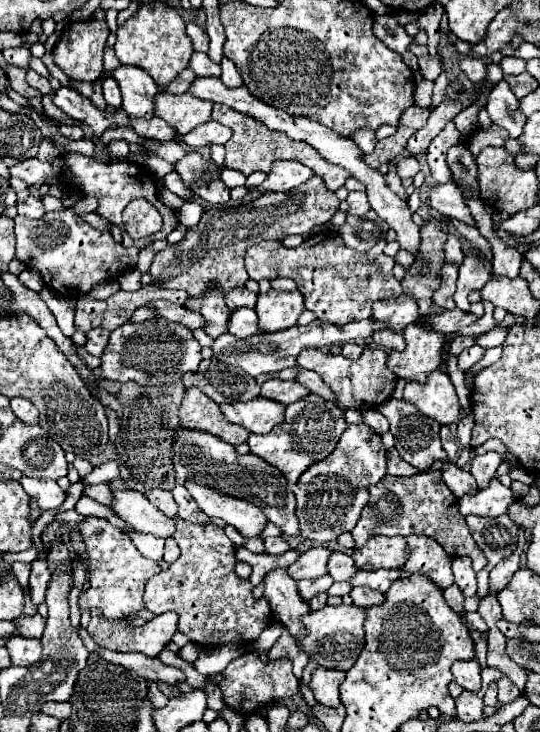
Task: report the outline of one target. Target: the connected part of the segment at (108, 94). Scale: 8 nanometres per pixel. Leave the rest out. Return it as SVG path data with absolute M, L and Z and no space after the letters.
M105 76L103 78L103 96L105 96L105 102L113 108L121 108L121 92L117 88L117 82L113 76Z

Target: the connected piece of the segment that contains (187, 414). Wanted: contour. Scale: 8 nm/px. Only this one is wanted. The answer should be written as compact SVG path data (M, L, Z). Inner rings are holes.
M187 388L185 390L183 404L179 406L179 420L181 420L181 426L211 432L233 446L243 444L249 438L249 430L241 428L237 424L231 424L221 414L219 404L215 404L199 388Z

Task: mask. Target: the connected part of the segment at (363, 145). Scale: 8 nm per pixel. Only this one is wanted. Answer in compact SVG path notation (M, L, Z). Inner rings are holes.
M361 128L361 130L353 132L349 138L351 138L363 152L371 152L371 150L375 148L375 130L371 130L371 128Z

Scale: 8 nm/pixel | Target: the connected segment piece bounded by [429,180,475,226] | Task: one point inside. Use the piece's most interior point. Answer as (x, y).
(446, 198)

